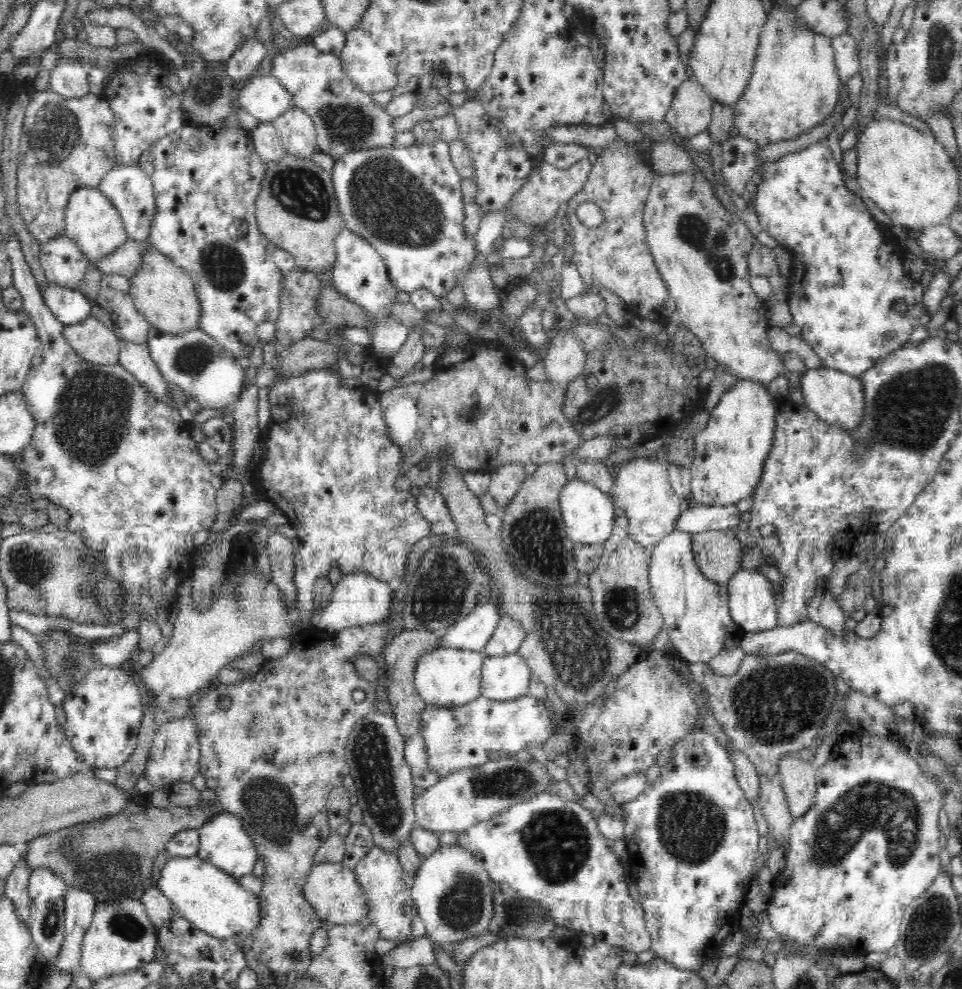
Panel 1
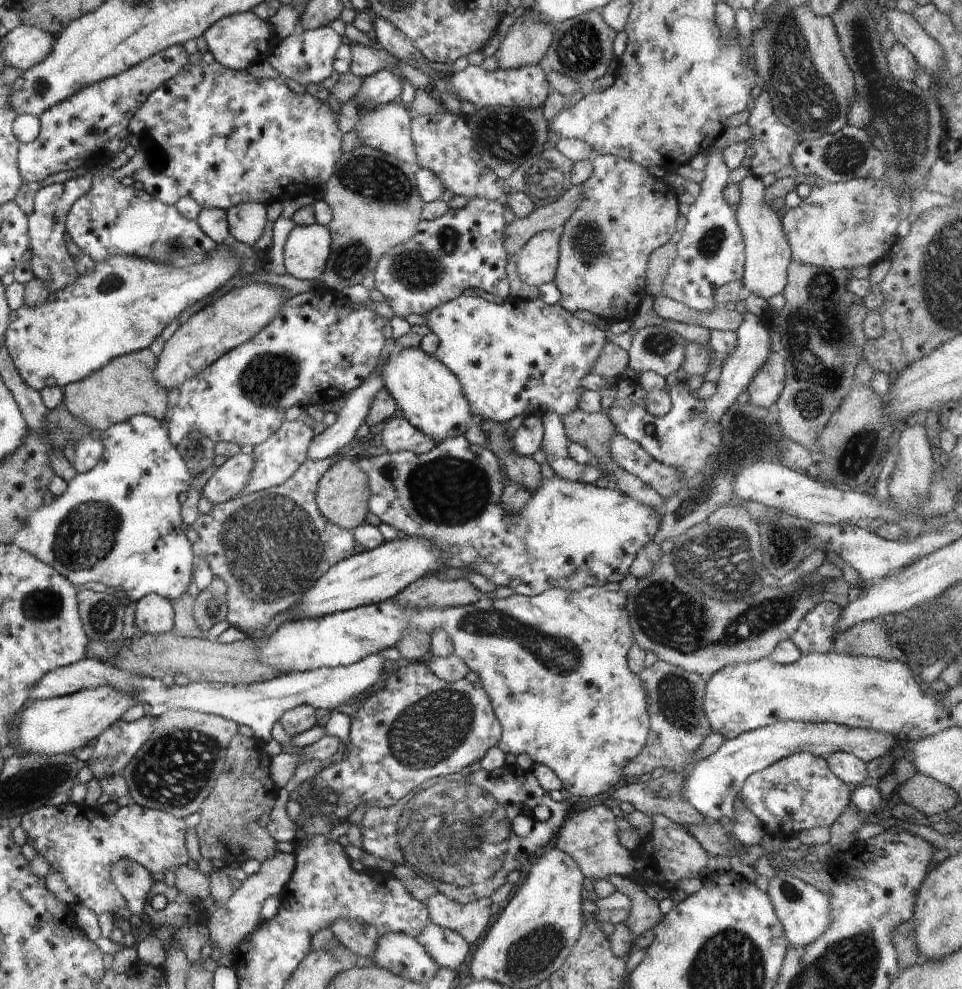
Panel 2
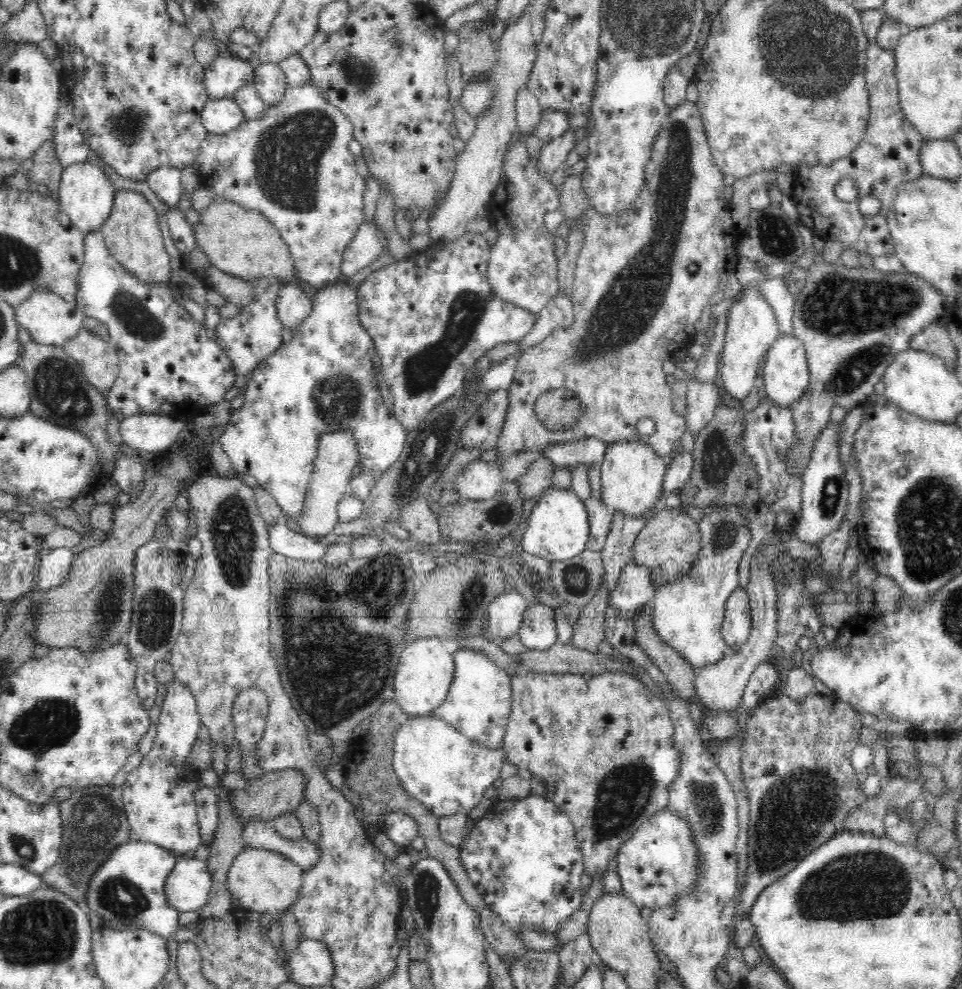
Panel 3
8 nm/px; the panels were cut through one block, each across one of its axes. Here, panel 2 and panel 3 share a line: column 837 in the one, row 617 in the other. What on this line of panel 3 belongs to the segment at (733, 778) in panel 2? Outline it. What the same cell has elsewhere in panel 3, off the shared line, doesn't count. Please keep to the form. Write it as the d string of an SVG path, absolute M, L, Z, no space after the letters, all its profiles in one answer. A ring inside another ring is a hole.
M742 588L730 593L722 625L723 639L729 645L741 646L751 633L752 617L749 596Z

